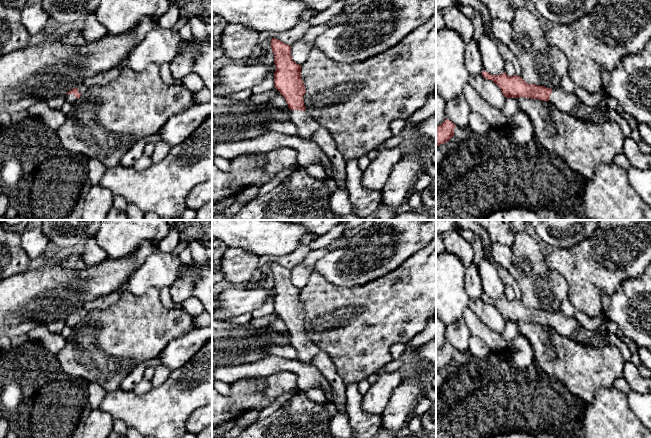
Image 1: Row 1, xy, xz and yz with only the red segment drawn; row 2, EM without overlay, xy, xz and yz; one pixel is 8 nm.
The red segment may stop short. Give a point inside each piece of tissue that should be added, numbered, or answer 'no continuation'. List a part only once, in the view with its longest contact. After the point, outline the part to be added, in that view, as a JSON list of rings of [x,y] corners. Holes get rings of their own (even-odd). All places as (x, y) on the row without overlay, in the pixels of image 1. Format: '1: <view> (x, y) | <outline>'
1: xz (306, 350) | [[[290,334],[290,338],[290,345],[297,351],[297,359],[302,363],[312,364],[313,358],[320,350],[319,347],[306,334]]]

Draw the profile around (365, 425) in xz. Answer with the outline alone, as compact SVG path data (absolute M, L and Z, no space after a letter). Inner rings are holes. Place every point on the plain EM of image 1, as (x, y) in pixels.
M357 384L346 385L346 414L354 430L355 438L372 438L382 426L382 415L365 412L361 405L362 397Z

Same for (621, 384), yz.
M621 377L615 381L613 387L628 395L631 392L631 388L624 377Z

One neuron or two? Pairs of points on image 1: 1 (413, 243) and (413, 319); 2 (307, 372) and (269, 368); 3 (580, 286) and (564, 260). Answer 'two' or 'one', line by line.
1: two
2: one
3: one

